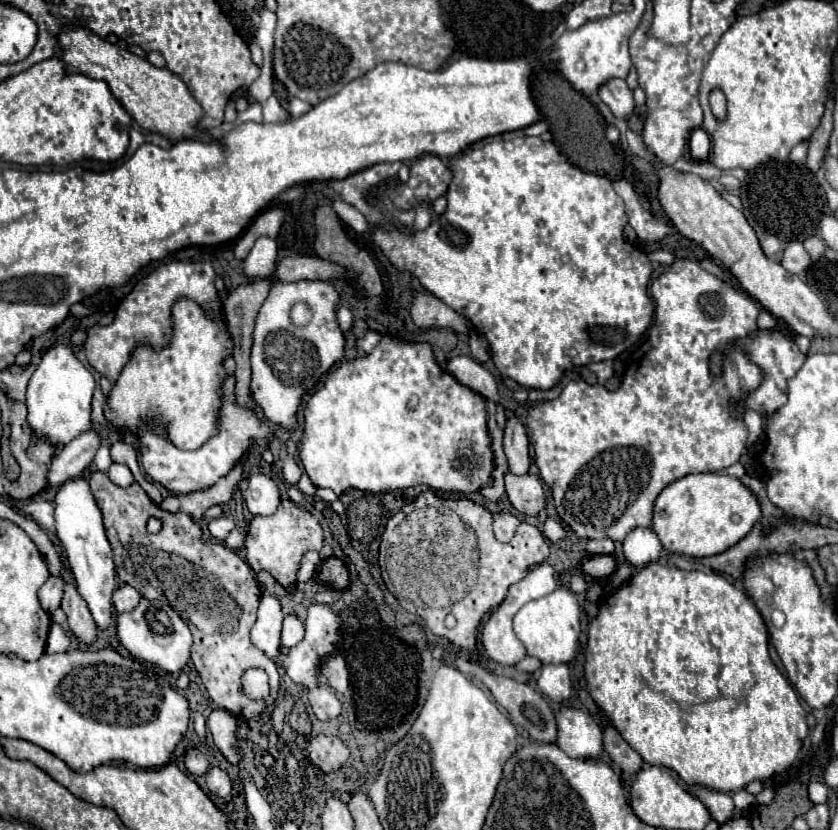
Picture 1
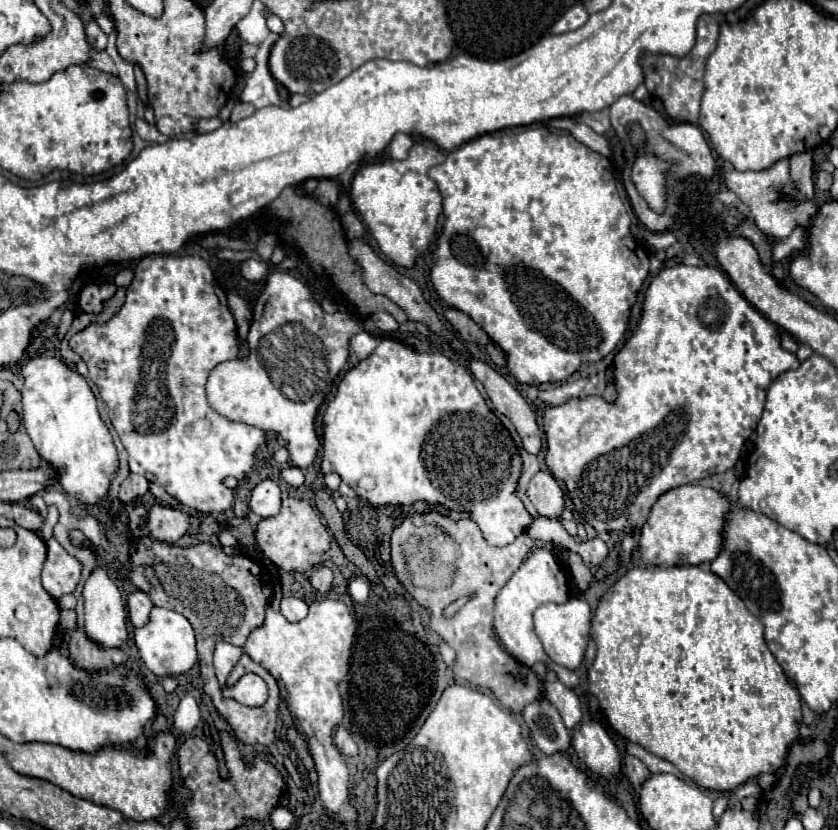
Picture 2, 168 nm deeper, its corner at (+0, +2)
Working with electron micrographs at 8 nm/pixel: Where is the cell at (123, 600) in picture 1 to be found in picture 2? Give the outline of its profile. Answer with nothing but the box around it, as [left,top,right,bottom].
[127,591,153,627]

